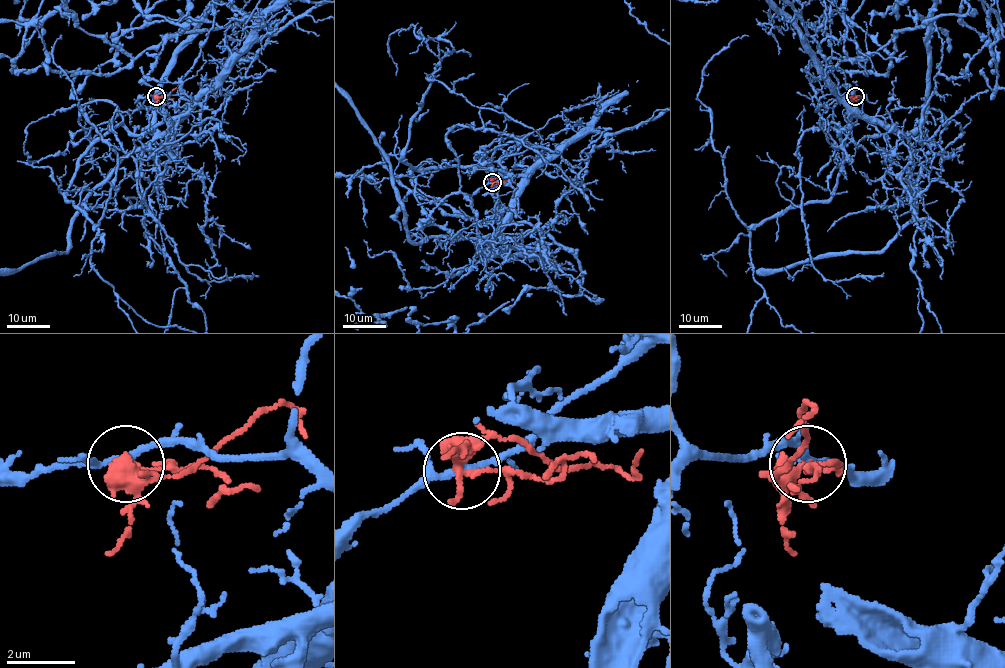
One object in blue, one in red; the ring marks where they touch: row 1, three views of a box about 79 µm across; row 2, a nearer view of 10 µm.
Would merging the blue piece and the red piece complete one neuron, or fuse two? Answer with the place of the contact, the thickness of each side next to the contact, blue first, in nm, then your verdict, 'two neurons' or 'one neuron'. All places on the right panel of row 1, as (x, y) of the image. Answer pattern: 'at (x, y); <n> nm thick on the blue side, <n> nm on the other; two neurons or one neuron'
at (855, 96); 160 nm thick on the blue side, 320 nm on the other; two neurons

